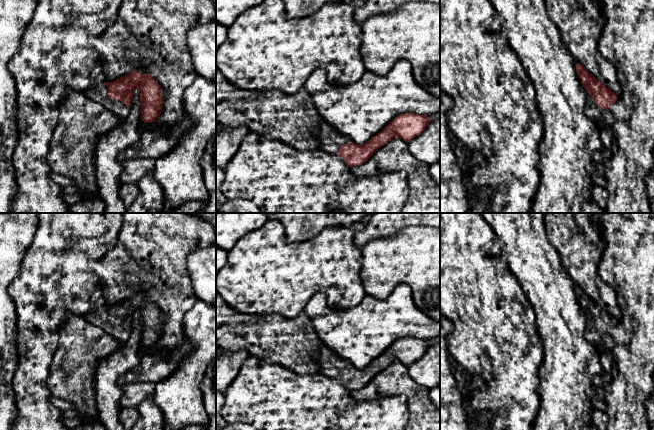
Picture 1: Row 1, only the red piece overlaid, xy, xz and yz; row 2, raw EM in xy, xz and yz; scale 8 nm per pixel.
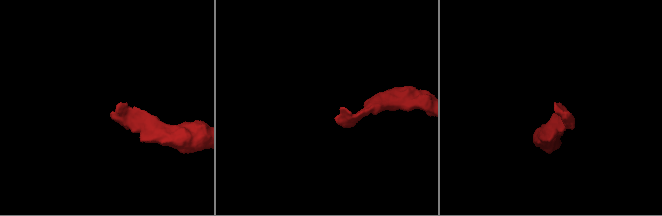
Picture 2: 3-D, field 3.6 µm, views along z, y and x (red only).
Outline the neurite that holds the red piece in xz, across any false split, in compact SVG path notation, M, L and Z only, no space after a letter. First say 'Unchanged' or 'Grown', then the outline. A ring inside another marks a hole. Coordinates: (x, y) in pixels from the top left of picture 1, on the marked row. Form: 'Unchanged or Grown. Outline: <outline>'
Grown. Outline: M403 113L395 117L381 132L363 145L352 142L348 136L323 119L313 131L321 143L322 150L337 154L349 167L354 167L364 164L379 148L394 137L409 142L422 133L430 122L427 115Z

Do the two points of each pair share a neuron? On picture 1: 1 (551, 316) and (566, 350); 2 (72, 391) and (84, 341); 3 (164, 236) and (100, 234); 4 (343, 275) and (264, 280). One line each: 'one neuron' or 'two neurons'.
1: one neuron
2: one neuron
3: two neurons
4: one neuron

